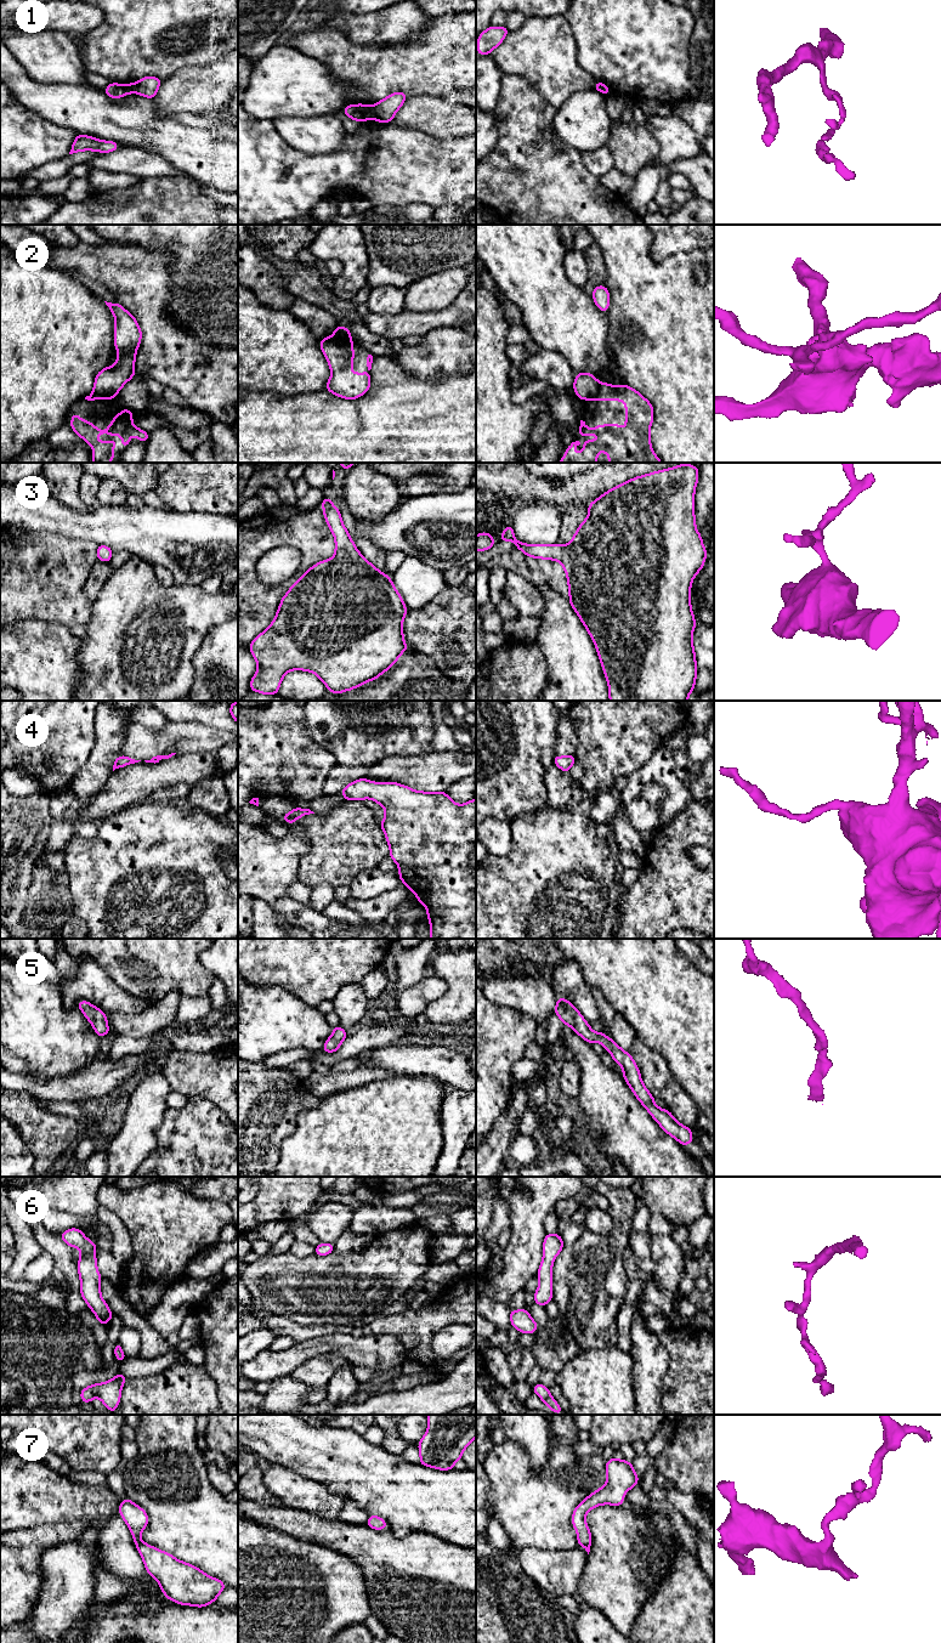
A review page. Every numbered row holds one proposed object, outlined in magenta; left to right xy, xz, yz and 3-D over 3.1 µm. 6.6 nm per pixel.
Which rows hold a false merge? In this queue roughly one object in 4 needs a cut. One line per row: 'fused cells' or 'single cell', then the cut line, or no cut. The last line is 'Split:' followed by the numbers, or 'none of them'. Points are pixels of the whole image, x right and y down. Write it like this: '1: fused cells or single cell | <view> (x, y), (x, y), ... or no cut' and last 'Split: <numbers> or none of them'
1: fused cells | xz (369, 107), (374, 118)
2: fused cells | xz (333, 336), (340, 340), (350, 340)
3: single cell | no cut
4: single cell | no cut
5: single cell | no cut
6: single cell | no cut
7: single cell | no cut
Split: 1, 2

